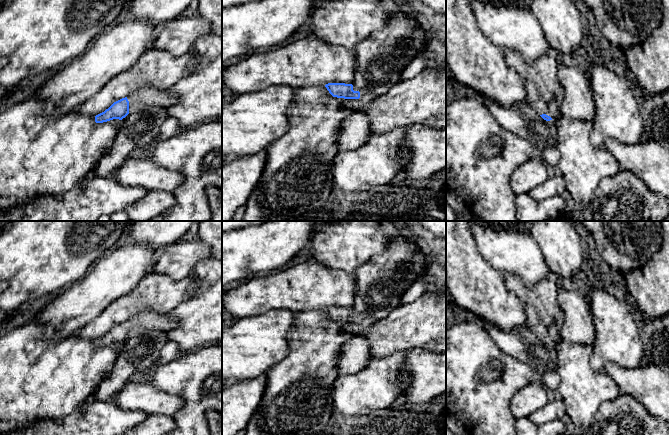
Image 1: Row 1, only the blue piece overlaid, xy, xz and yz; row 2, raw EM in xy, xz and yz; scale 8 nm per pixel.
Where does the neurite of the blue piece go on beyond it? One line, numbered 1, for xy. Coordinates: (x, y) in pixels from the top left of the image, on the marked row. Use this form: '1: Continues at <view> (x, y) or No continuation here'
1: Continues at xy (144, 98)

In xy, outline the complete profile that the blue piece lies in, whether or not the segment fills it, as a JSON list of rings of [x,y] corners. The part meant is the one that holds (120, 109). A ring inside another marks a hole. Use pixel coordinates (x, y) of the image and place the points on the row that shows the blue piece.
[[[141,87],[128,97],[114,102],[104,112],[95,116],[96,123],[103,123],[113,119],[122,120],[129,113],[147,111],[154,107],[168,108],[174,104],[176,98],[169,90],[159,90],[155,87]]]

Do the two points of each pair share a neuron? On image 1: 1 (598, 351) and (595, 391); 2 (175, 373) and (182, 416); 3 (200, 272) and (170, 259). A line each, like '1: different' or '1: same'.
1: different
2: same
3: different

